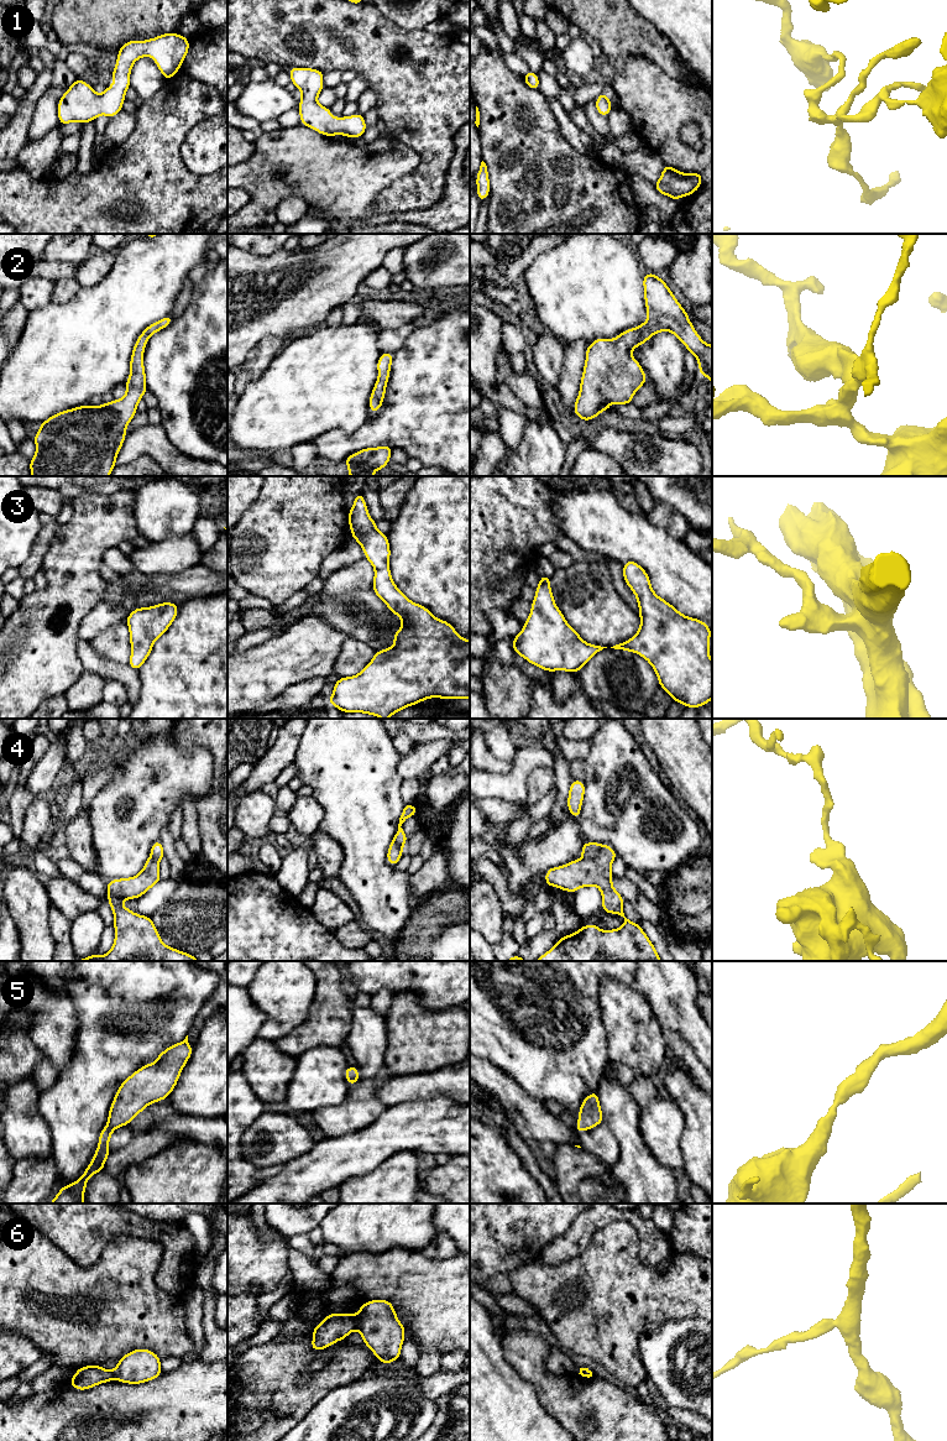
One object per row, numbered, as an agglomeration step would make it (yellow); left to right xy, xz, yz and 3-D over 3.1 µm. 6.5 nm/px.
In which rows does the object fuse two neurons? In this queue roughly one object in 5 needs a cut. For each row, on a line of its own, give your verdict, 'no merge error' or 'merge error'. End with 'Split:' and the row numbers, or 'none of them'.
1: no merge error
2: no merge error
3: no merge error
4: merge error
5: no merge error
6: merge error
Split: 4, 6

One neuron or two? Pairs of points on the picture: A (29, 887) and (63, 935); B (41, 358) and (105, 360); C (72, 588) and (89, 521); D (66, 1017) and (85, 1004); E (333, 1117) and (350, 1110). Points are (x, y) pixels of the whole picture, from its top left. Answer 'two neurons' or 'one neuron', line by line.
A: two neurons
B: one neuron
C: one neuron
D: two neurons
E: one neuron

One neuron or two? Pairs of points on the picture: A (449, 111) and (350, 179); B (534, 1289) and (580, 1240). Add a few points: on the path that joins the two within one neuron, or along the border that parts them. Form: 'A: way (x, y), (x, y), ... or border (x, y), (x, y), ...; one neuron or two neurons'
A: border (390, 136), (419, 156), (413, 171); two neurons
B: border (584, 1251), (561, 1263), (544, 1264), (539, 1261); two neurons

